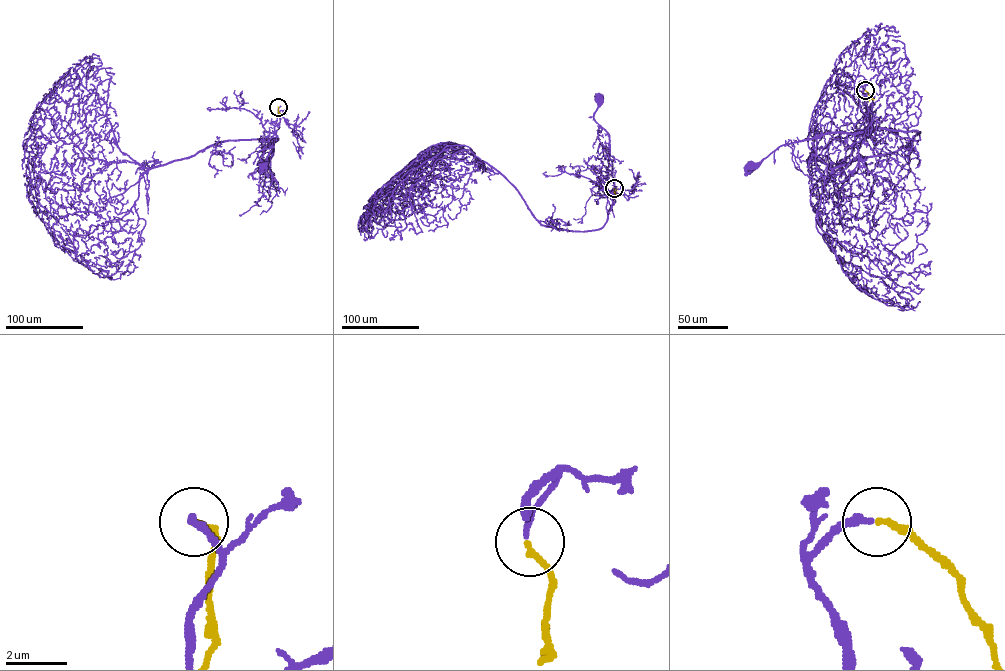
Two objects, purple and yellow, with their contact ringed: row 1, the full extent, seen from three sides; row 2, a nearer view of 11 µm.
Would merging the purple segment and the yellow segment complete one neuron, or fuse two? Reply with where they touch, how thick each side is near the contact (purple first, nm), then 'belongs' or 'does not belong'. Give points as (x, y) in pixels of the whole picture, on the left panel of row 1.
at (278, 107); 200 nm thick on the purple side, 200 nm on the other; belongs

